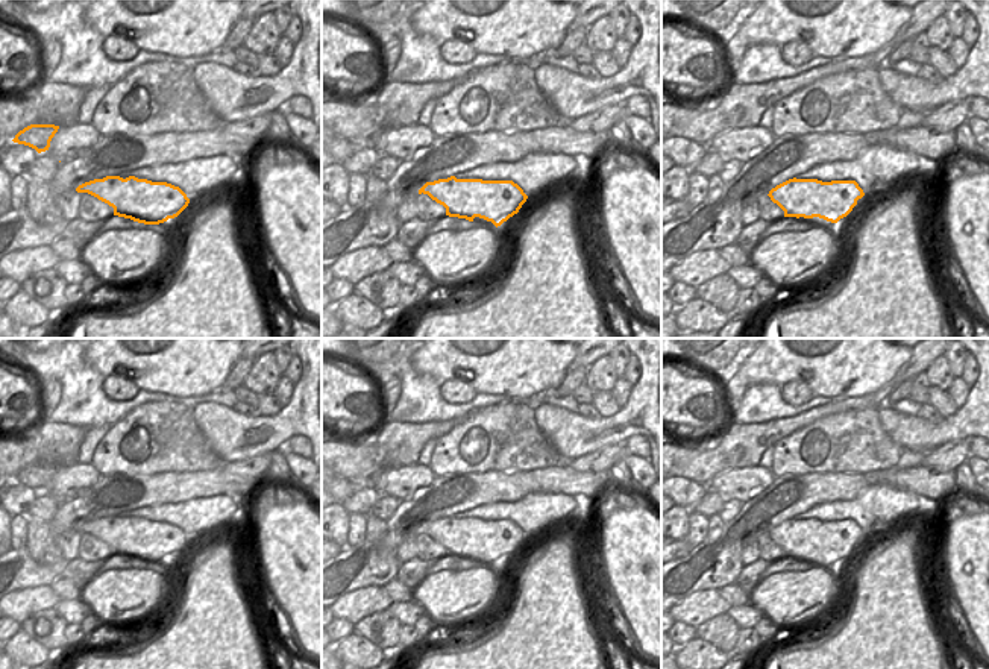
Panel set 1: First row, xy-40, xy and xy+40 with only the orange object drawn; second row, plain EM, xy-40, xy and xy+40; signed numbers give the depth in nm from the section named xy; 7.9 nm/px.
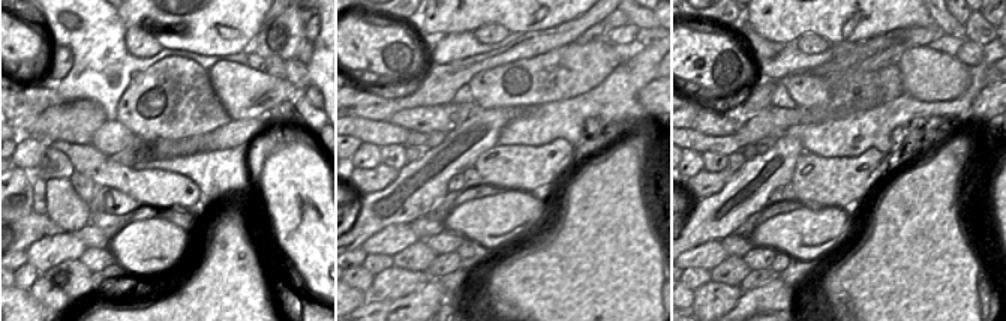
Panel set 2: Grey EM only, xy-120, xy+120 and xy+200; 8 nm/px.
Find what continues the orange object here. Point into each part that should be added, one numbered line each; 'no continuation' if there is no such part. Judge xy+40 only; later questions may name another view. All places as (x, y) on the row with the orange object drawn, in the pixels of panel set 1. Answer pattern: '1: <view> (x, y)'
1: xy+40 (883, 182).

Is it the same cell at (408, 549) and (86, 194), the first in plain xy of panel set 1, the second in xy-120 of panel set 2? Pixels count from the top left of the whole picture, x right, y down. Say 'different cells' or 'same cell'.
same cell

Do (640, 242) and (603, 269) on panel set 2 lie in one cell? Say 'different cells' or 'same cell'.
different cells

